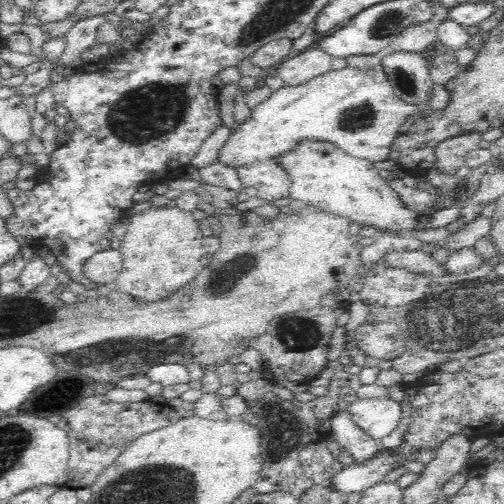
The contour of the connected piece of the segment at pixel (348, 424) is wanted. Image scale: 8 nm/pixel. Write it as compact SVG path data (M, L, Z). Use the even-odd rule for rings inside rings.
M347 408L337 410L331 416L330 432L339 446L351 453L355 462L361 463L371 457L374 439L352 420L352 413Z

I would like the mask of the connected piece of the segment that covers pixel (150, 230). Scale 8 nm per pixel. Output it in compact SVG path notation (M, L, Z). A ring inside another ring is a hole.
M168 203L166 206L151 205L144 213L132 216L136 218L136 224L130 224L130 216L126 218L128 228L119 248L123 256L123 267L114 285L116 288L130 292L138 298L162 298L184 286L203 269L200 260L205 254L202 249L204 234L200 222L192 218L188 210L180 210L174 203ZM138 218L144 218L146 224L138 224Z

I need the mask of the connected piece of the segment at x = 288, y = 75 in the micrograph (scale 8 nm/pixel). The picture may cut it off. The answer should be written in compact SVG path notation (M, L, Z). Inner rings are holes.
M310 46L282 63L275 72L288 87L300 87L331 70L332 56L319 46Z

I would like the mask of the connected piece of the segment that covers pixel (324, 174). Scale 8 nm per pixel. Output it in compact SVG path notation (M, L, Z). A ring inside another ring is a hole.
M304 138L272 160L292 177L290 196L293 199L331 209L352 223L372 225L379 232L414 230L417 224L417 214L402 206L397 192L378 175L378 169L370 161L350 156L330 140Z

